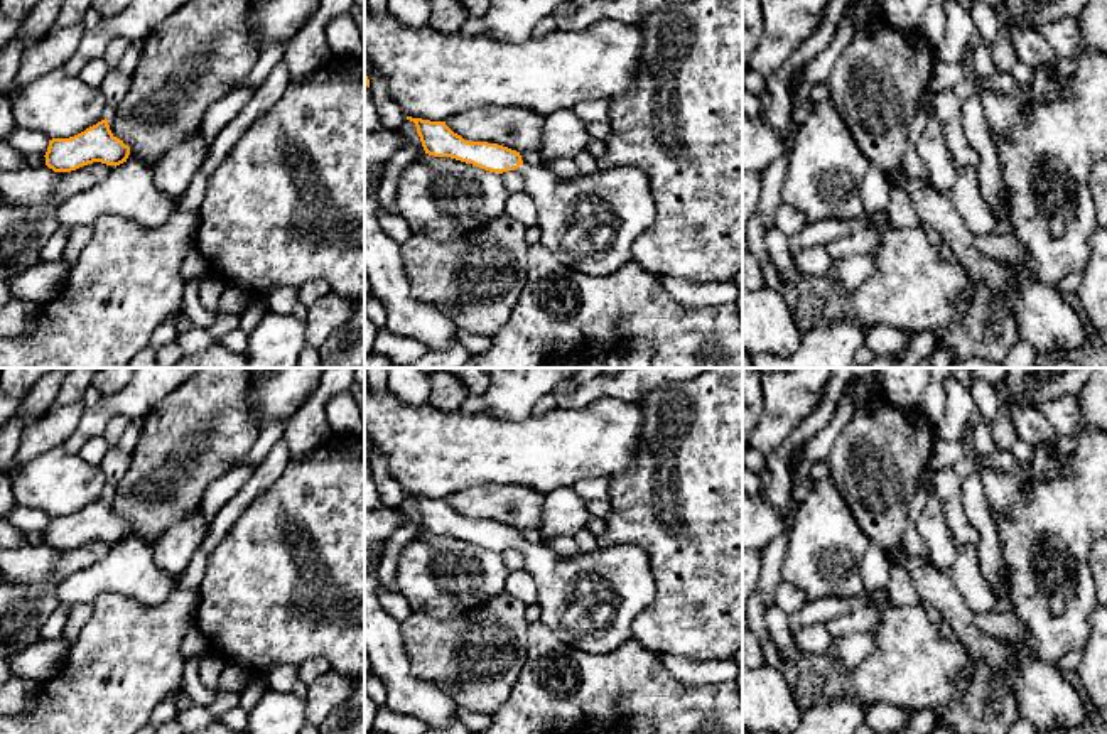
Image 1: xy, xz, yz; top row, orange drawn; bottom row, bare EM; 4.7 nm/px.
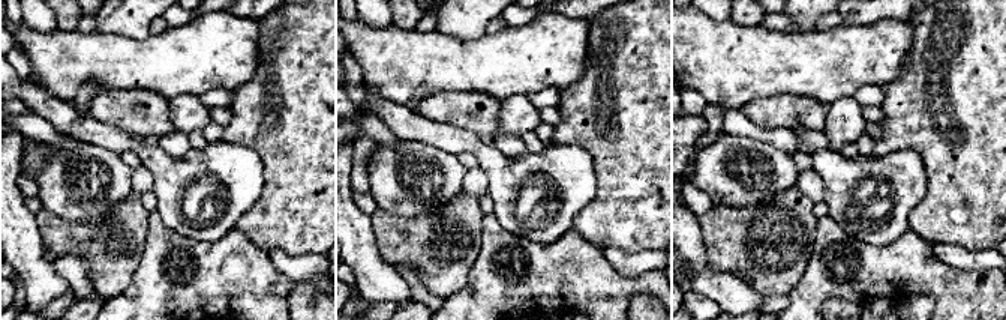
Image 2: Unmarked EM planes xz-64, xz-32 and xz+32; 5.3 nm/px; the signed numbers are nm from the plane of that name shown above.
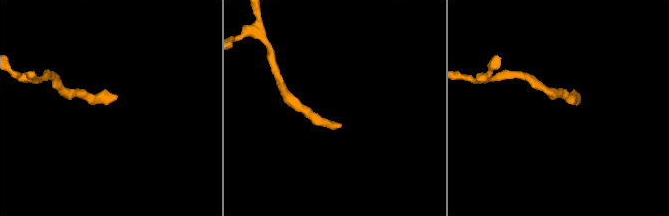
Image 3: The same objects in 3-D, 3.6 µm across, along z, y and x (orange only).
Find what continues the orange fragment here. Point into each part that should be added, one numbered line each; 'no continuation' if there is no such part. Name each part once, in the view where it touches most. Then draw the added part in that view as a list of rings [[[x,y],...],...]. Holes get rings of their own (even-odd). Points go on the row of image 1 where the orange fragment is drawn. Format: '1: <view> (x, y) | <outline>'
1: xz (589, 223) | [[[547,165],[515,169],[533,199],[542,243],[560,263],[604,277],[631,262],[633,243],[653,224],[650,177],[638,167],[613,167],[559,179]]]

